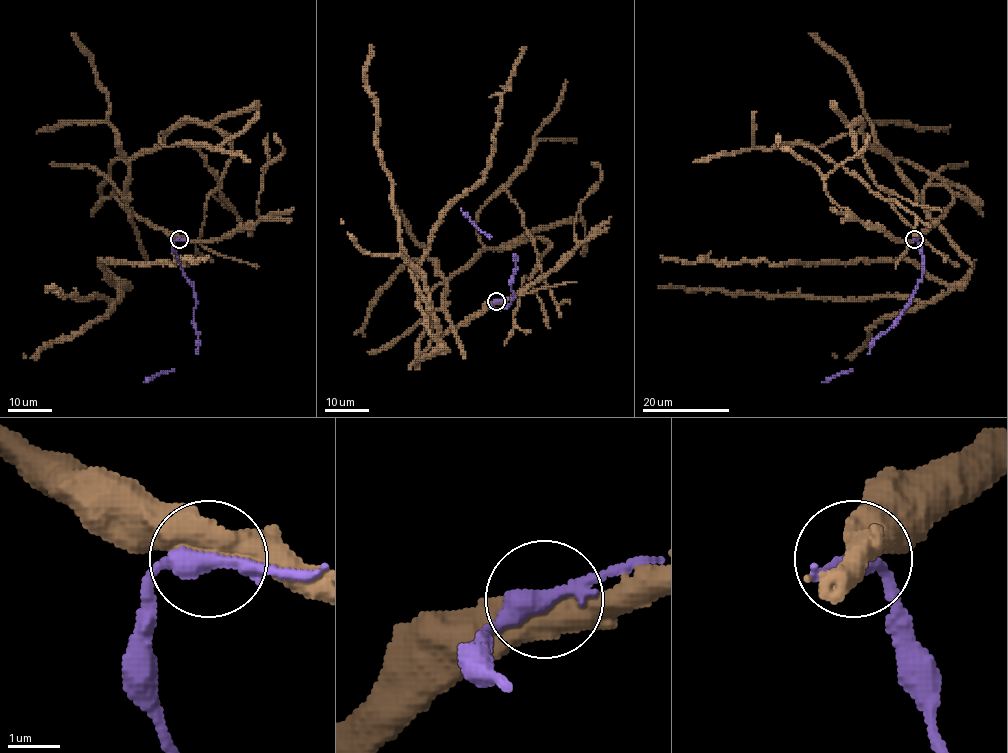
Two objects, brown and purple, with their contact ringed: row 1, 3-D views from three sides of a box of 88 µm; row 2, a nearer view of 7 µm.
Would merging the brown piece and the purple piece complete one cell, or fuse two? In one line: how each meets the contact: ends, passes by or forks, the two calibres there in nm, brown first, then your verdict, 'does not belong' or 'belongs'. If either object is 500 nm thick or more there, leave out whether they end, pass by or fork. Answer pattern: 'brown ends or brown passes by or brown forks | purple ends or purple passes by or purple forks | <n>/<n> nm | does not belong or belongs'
550/320 nm | belongs

